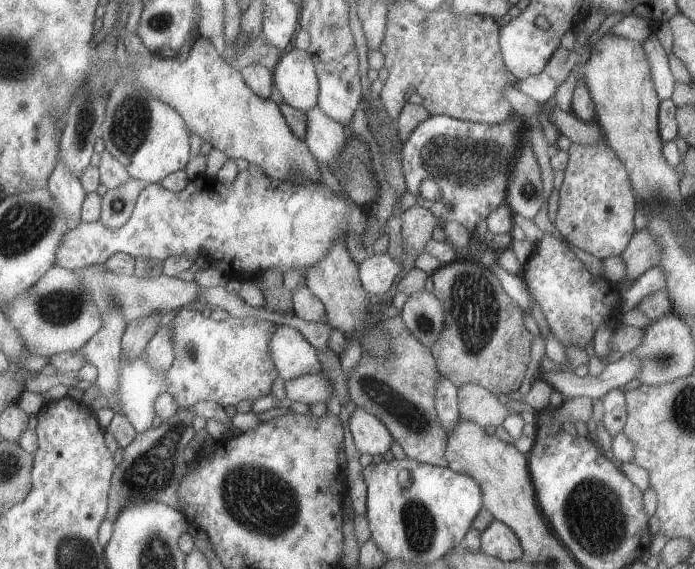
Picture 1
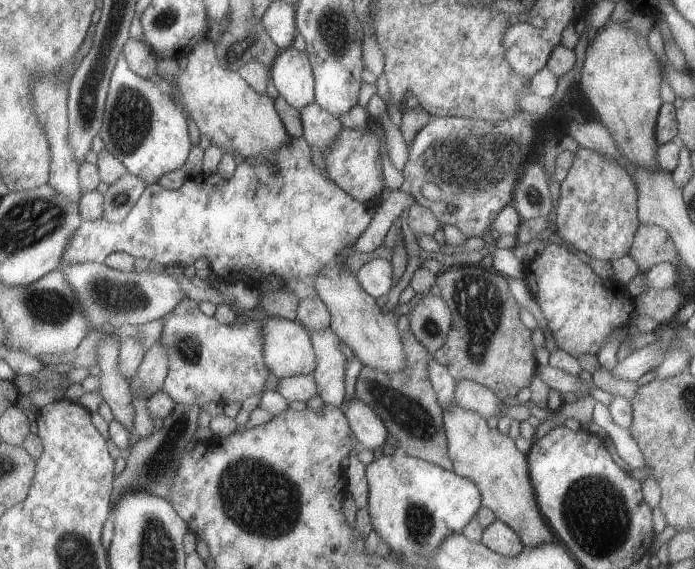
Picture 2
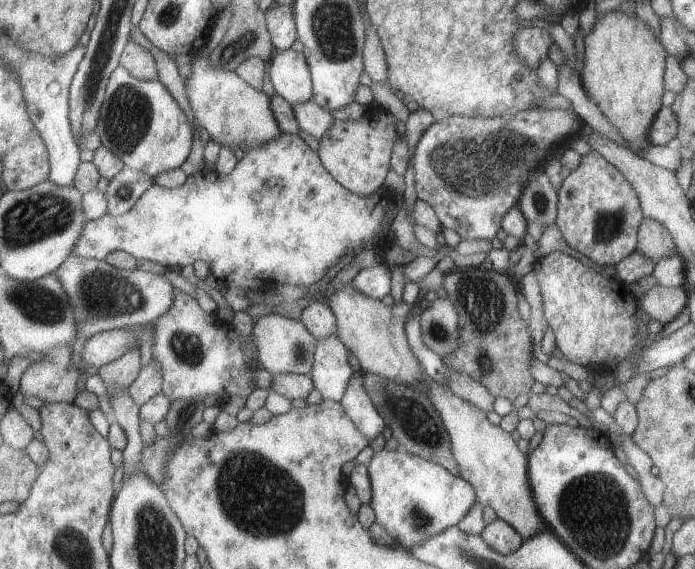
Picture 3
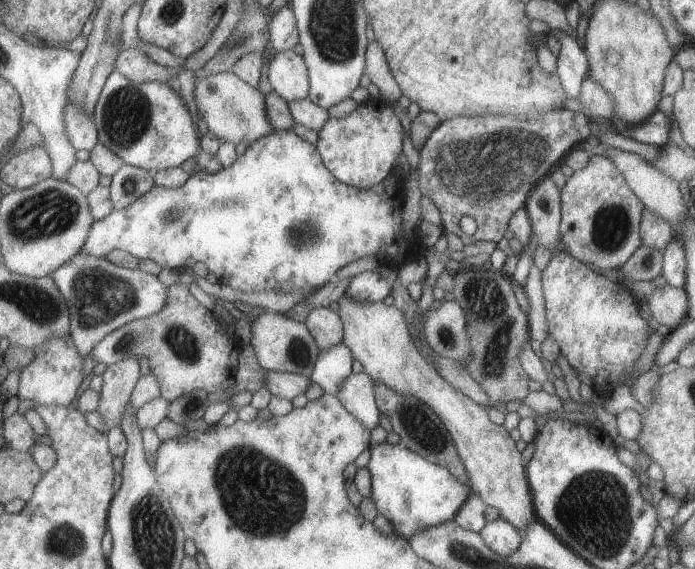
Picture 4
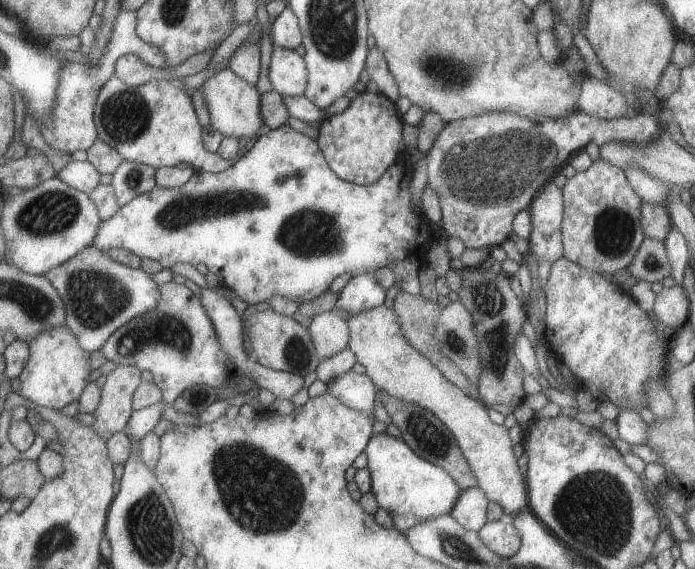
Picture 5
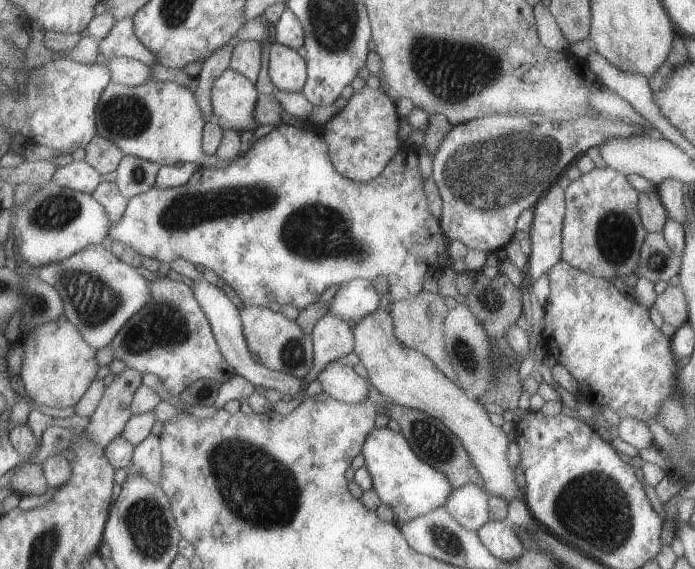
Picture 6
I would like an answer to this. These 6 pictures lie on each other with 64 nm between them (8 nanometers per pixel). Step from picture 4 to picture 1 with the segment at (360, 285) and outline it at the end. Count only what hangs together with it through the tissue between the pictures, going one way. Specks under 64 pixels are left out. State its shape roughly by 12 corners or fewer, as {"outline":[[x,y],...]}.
{"outline":[[372,255],[359,265],[366,293],[383,295],[406,272],[389,256]]}

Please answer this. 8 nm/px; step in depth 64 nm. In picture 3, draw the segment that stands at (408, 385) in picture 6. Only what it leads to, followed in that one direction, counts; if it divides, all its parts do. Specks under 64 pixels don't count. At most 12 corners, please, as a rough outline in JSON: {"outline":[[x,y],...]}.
{"outline":[[344,284],[323,299],[362,371],[429,395],[451,454],[523,540],[546,524],[528,458],[487,414],[427,378],[412,310]]}

